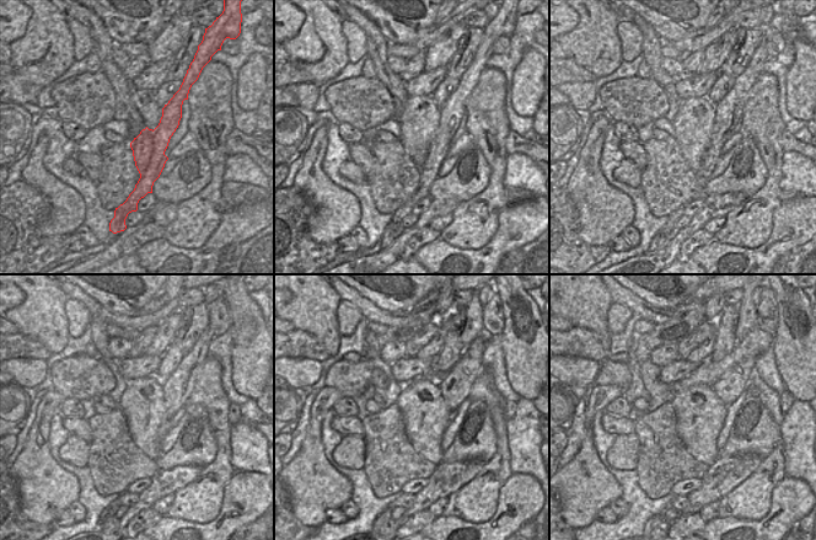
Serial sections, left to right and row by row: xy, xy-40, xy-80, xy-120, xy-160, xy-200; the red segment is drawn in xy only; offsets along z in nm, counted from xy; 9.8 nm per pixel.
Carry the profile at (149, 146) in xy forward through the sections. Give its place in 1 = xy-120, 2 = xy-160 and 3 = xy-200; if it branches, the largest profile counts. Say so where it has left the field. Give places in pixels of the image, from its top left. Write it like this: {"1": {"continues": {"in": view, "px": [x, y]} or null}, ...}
{"1": {"continues": {"in": "xy-120", "px": [178, 385]}}, "2": {"continues": {"in": "xy-160", "px": [455, 385]}}, "3": {"continues": {"in": "xy-200", "px": [733, 384]}}}

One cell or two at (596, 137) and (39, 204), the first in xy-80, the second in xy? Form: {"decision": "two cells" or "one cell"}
{"decision": "two cells"}

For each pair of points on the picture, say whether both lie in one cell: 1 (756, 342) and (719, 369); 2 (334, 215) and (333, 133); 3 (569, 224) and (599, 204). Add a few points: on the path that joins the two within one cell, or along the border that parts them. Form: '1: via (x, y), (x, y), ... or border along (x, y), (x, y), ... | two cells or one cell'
1: via (747, 348), (728, 363) | one cell
2: border along (323, 155), (322, 170), (358, 199) | two cells
3: border along (567, 192), (579, 215), (578, 236), (590, 245) | two cells

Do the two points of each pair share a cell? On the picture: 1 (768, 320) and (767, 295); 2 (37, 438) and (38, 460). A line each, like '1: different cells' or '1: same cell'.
1: same cell
2: same cell

